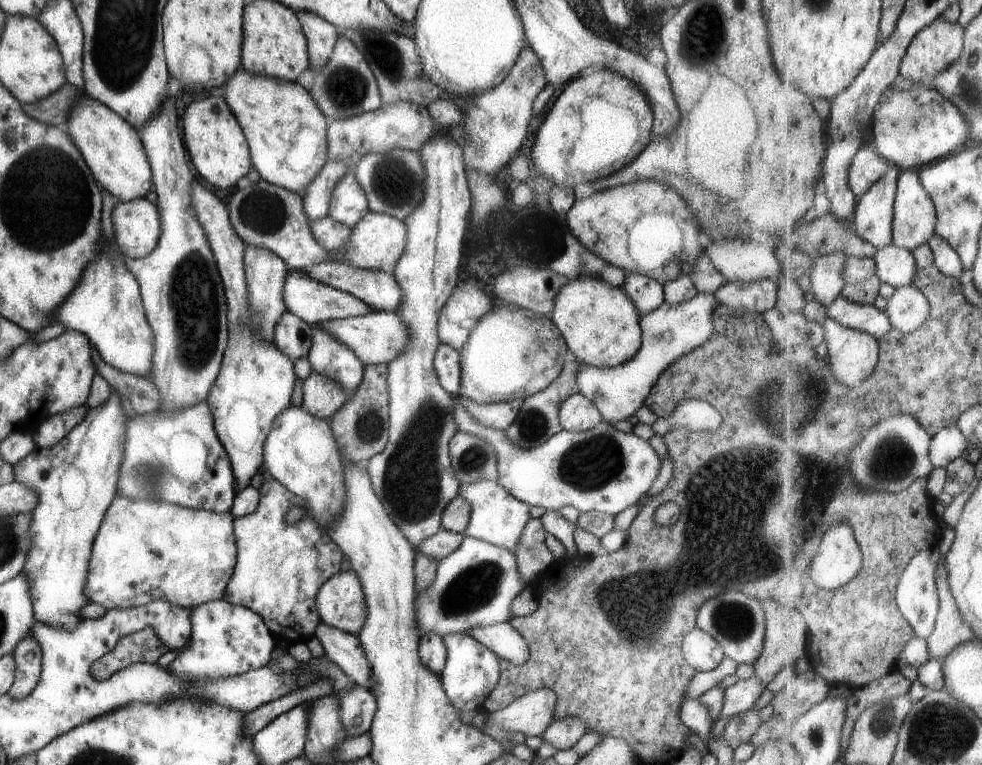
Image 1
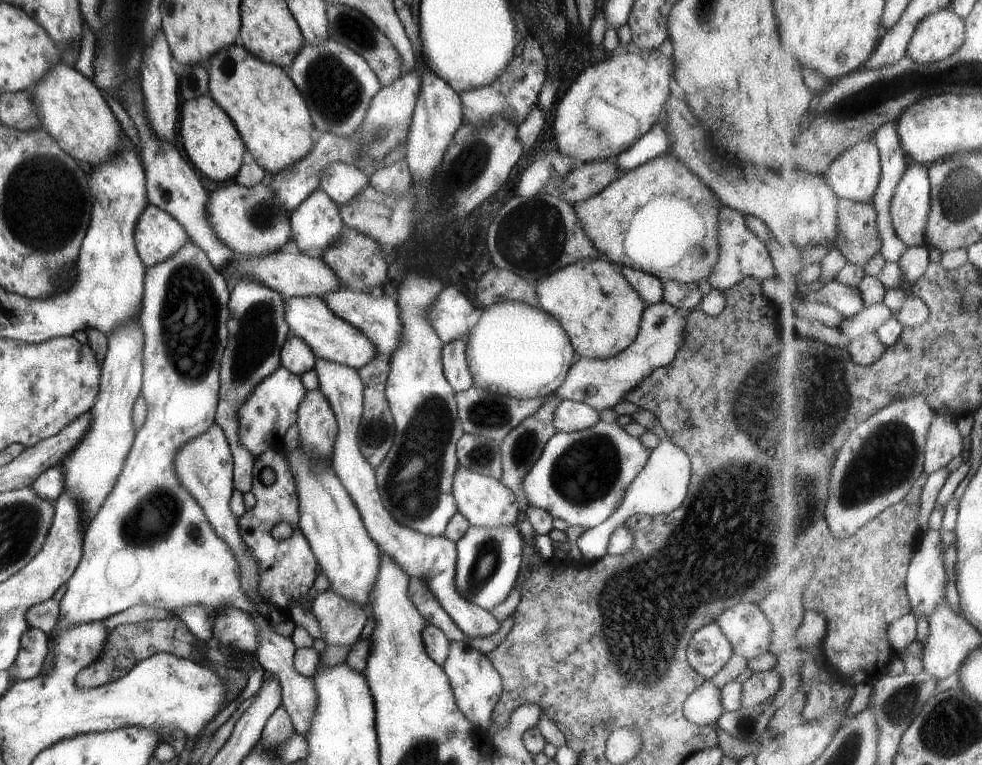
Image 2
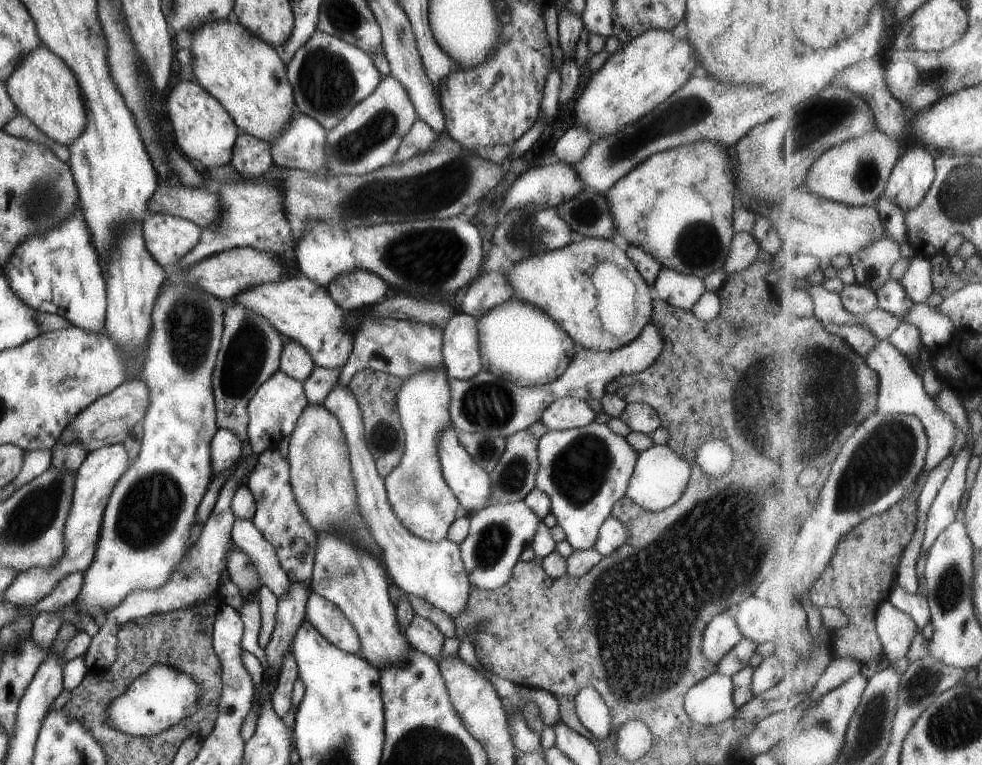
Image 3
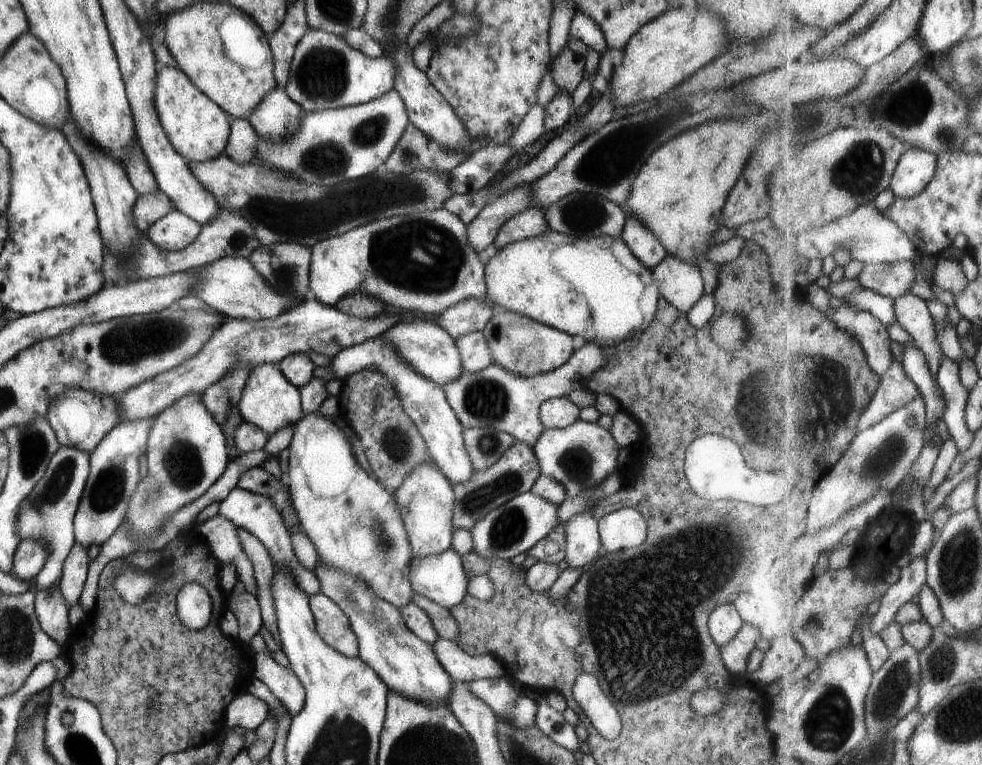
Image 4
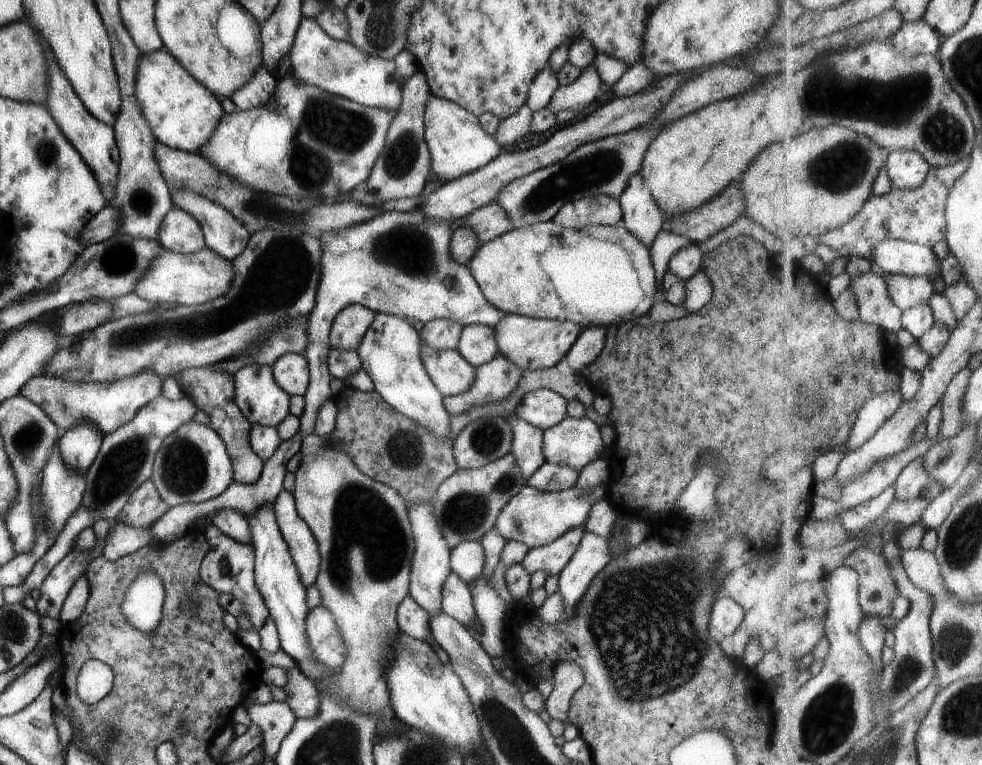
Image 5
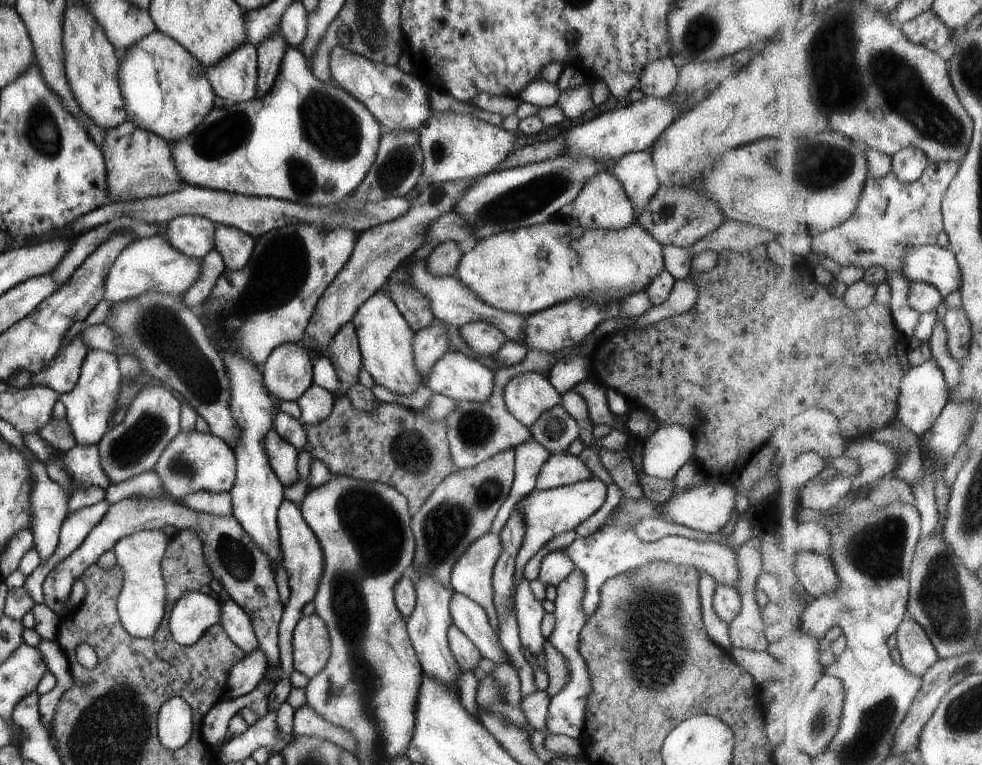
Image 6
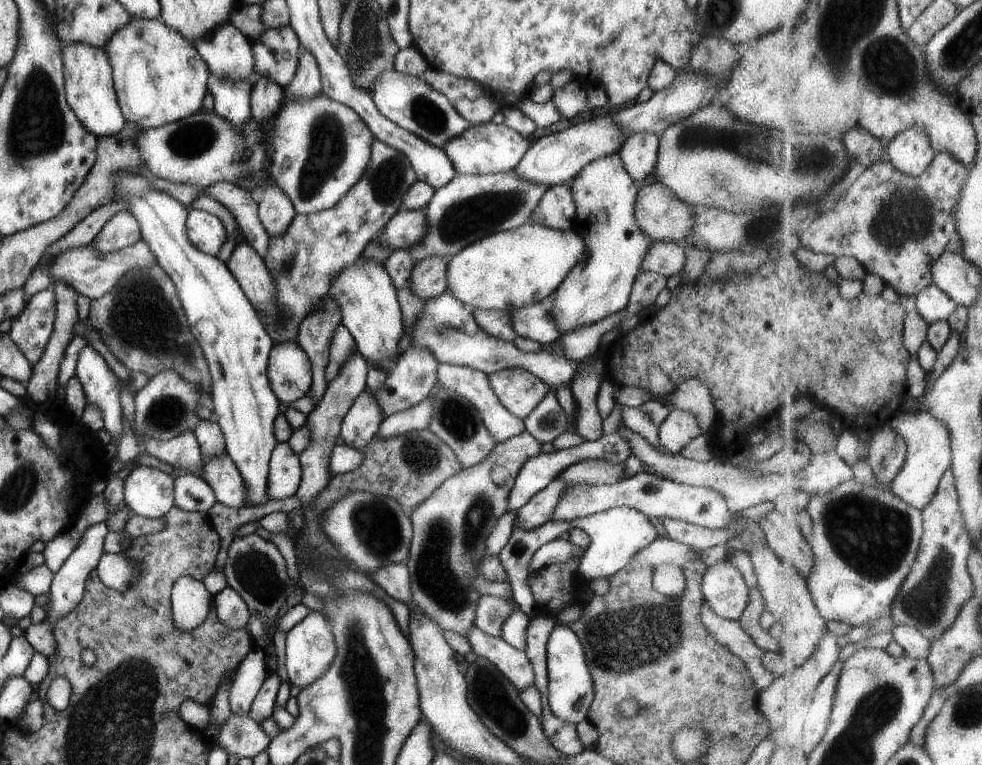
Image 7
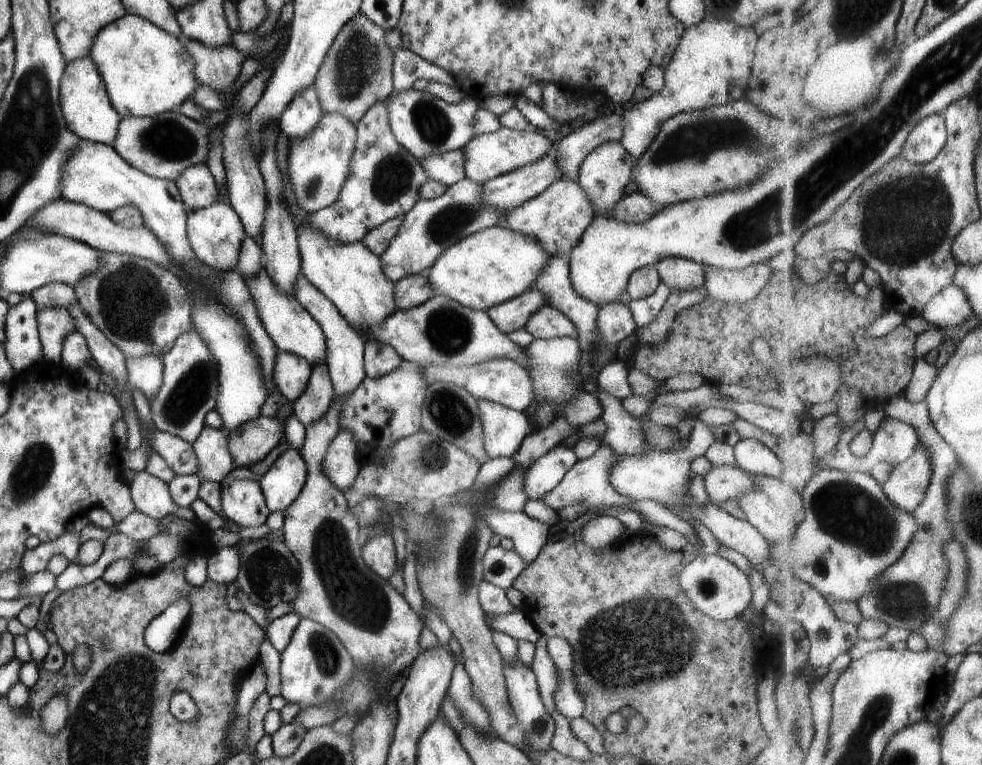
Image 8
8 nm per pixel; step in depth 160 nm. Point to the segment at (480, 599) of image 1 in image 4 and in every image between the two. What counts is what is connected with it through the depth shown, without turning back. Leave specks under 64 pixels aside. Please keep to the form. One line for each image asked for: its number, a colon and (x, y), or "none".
2: (487, 561)
3: (497, 534)
4: (514, 527)

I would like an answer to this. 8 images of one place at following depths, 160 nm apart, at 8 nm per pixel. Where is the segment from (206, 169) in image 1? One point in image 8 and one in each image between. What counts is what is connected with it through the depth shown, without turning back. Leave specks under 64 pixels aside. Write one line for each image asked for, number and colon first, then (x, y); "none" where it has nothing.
2: (211, 143)
3: (204, 133)
4: (198, 130)
5: (181, 113)
6: (164, 89)
7: (158, 77)
8: (145, 71)

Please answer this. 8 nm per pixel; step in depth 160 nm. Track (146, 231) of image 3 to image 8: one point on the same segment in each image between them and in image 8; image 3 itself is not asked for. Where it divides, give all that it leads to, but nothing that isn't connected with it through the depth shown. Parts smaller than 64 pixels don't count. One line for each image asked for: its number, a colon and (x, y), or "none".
4: (174, 231)
5: (178, 232)
6: (194, 236)
7: (206, 232)
8: (215, 232)

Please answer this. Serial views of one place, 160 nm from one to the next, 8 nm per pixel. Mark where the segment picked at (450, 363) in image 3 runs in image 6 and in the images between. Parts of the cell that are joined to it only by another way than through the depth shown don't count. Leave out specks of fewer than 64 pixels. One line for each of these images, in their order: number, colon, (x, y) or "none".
4: (474, 353)
5: (476, 345)
6: (484, 339)

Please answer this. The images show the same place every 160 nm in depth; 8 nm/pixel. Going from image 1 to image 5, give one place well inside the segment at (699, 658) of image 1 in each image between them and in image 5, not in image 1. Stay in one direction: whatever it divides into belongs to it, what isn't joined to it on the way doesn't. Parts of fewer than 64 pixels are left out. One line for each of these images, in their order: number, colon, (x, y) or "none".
2: (708, 650)
3: (721, 633)
4: (724, 622)
5: (725, 617)

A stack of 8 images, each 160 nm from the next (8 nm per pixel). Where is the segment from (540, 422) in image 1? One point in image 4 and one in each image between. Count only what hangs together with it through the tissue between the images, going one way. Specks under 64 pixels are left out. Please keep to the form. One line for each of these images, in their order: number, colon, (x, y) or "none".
2: (519, 448)
3: (513, 476)
4: (513, 473)

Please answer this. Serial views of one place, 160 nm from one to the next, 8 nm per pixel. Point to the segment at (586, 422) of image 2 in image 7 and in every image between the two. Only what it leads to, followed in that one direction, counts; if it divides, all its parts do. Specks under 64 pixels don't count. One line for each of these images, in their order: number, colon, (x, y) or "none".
3: (566, 412)
4: (557, 412)
5: (542, 408)
6: (526, 395)
7: (518, 391)

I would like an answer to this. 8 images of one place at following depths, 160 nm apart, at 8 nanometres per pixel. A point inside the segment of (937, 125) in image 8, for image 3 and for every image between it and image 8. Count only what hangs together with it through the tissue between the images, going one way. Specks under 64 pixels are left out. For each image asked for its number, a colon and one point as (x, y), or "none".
3: (915, 173)
4: (915, 172)
5: (908, 170)
6: (909, 164)
7: (911, 152)

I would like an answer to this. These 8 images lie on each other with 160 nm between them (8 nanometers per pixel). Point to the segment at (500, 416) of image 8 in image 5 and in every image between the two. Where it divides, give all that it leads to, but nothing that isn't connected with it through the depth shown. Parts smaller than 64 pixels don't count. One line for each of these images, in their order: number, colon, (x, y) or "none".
5: (450, 373)
6: (454, 375)
7: (471, 384)

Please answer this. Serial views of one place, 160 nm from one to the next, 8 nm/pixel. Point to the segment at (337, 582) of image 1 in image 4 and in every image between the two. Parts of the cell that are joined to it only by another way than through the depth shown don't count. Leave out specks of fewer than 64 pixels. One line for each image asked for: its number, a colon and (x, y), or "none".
2: (340, 620)
3: (326, 619)
4: (331, 625)

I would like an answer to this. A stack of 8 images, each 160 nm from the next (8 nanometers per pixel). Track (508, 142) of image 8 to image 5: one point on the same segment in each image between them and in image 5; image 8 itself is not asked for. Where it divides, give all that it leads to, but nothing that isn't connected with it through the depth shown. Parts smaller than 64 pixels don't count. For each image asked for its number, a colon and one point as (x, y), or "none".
5: (456, 143)
6: (454, 147)
7: (485, 148)

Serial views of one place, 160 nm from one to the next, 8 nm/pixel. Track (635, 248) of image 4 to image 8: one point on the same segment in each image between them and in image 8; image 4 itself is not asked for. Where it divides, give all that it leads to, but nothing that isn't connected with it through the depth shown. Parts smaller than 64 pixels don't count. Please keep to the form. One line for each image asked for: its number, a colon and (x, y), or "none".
5: (641, 217)
6: (635, 170)
7: (638, 152)
8: (709, 65)

